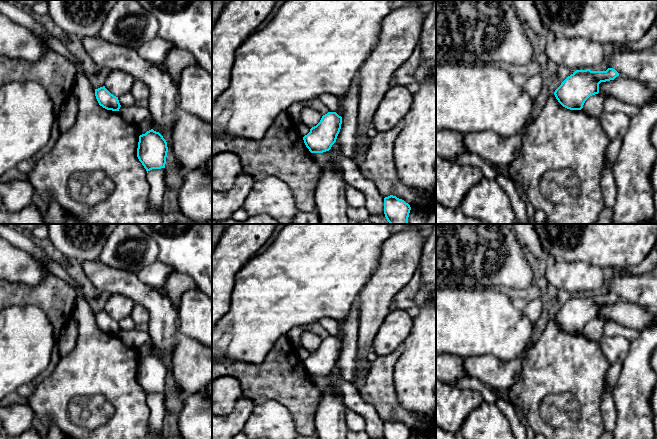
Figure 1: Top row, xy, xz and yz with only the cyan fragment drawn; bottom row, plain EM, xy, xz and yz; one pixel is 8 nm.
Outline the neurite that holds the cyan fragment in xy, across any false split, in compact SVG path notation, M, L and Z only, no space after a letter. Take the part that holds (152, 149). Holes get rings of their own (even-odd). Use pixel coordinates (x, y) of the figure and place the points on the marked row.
M153 129L139 136L137 157L147 173L165 168L168 147L163 136Z

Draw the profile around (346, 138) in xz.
M353 80L343 103L344 114L336 142L340 145L341 153L347 158L353 158L356 147L358 128L359 82Z

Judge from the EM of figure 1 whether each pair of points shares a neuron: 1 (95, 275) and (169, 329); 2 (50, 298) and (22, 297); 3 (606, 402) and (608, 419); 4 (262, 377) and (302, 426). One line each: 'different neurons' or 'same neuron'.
1: same neuron
2: same neuron
3: same neuron
4: same neuron

